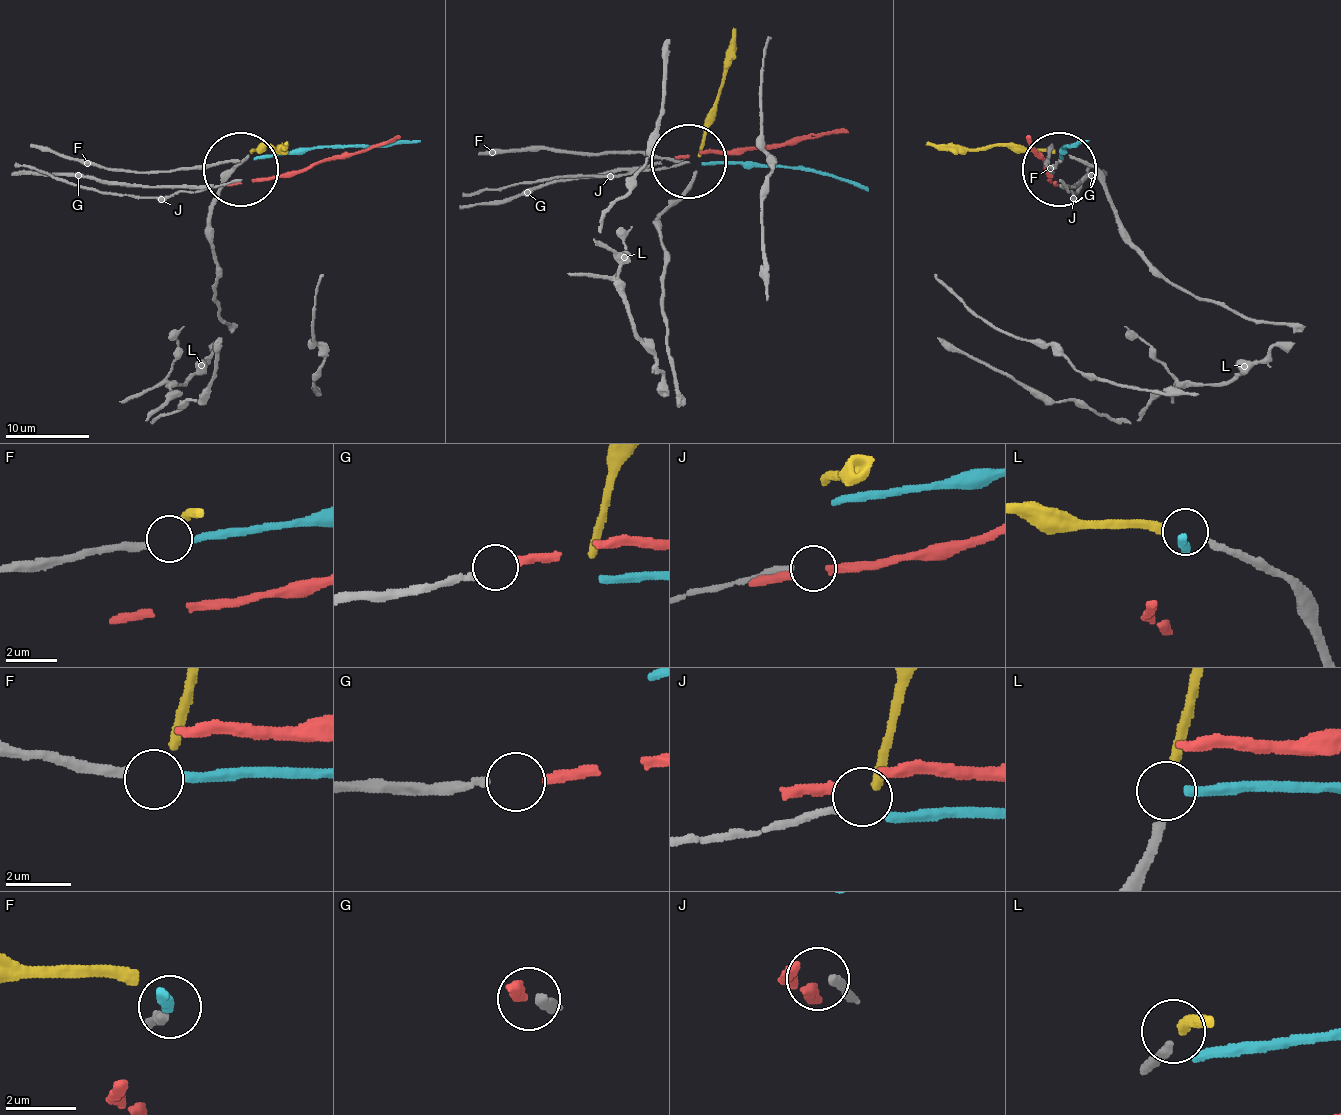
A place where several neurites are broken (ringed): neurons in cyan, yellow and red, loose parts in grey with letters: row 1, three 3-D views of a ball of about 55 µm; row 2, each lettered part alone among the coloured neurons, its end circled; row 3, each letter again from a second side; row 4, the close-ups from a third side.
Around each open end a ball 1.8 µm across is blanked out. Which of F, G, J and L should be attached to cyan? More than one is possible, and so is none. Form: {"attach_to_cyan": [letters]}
{"attach_to_cyan": ["F"]}

